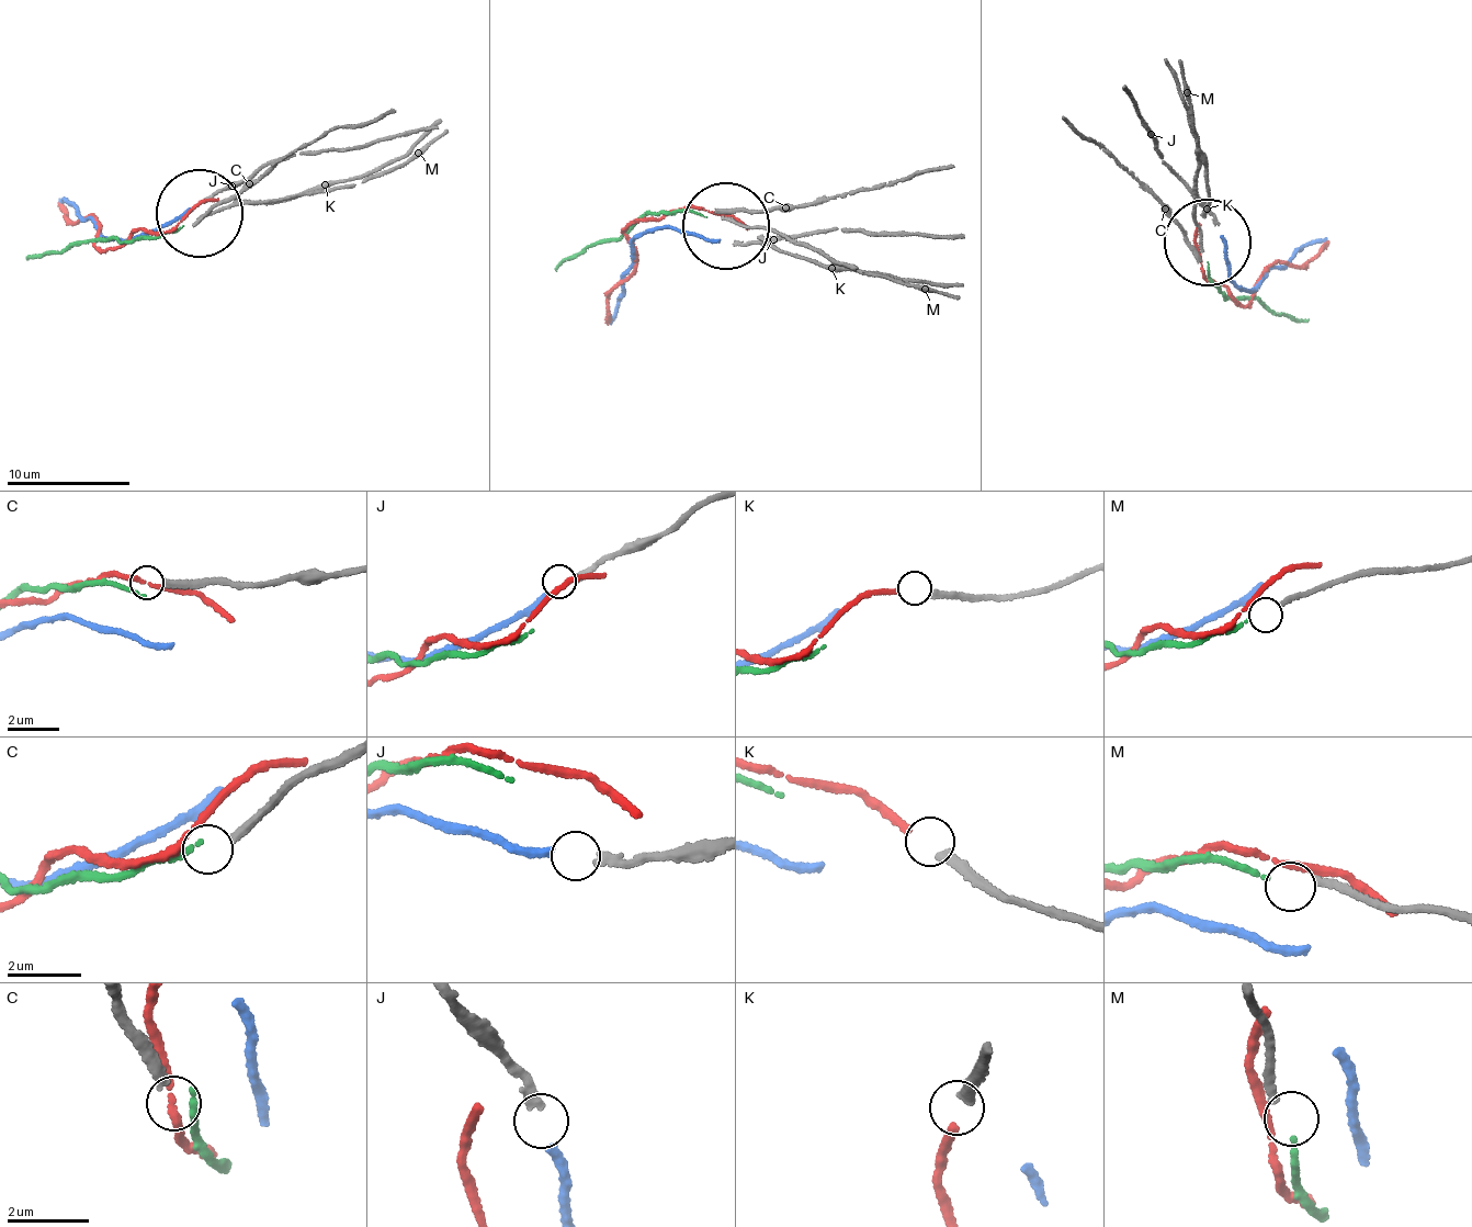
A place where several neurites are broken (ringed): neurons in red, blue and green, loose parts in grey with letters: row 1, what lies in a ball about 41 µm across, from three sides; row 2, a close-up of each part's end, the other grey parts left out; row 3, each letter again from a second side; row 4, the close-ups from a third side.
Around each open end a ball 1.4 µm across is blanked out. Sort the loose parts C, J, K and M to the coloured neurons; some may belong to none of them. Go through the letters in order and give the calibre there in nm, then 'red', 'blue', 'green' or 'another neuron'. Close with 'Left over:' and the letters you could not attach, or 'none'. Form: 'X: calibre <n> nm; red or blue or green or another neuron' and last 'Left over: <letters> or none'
C: calibre 240 nm; another neuron
J: calibre 220 nm; blue
K: calibre 200 nm; red
M: calibre 200 nm; green
Left over: C

